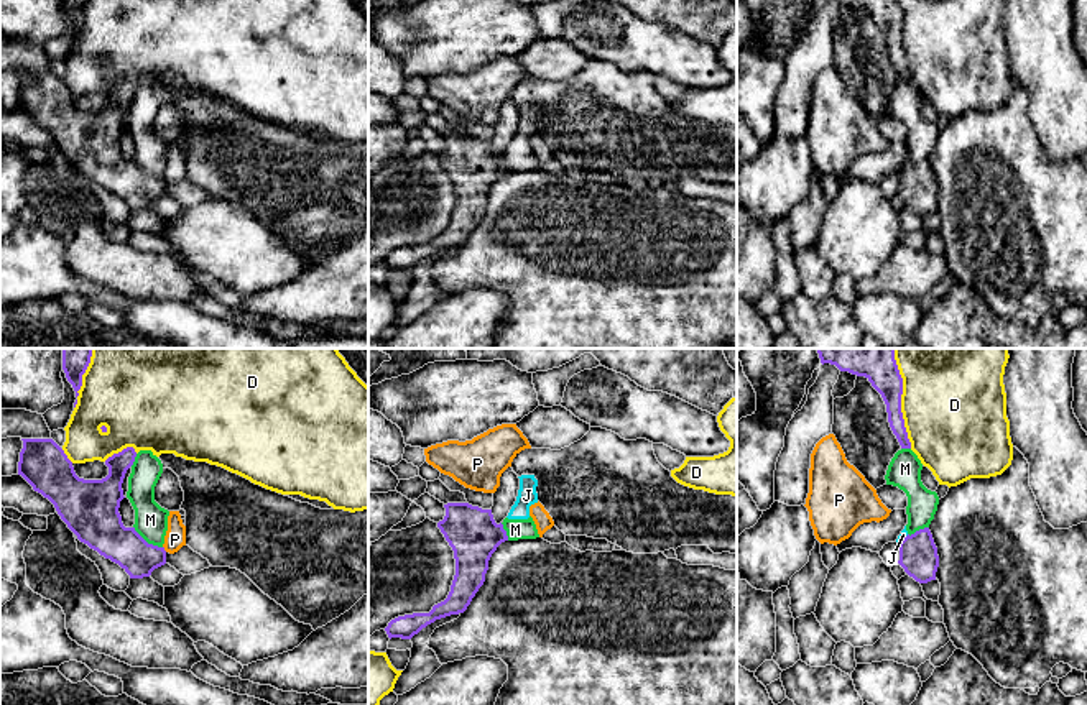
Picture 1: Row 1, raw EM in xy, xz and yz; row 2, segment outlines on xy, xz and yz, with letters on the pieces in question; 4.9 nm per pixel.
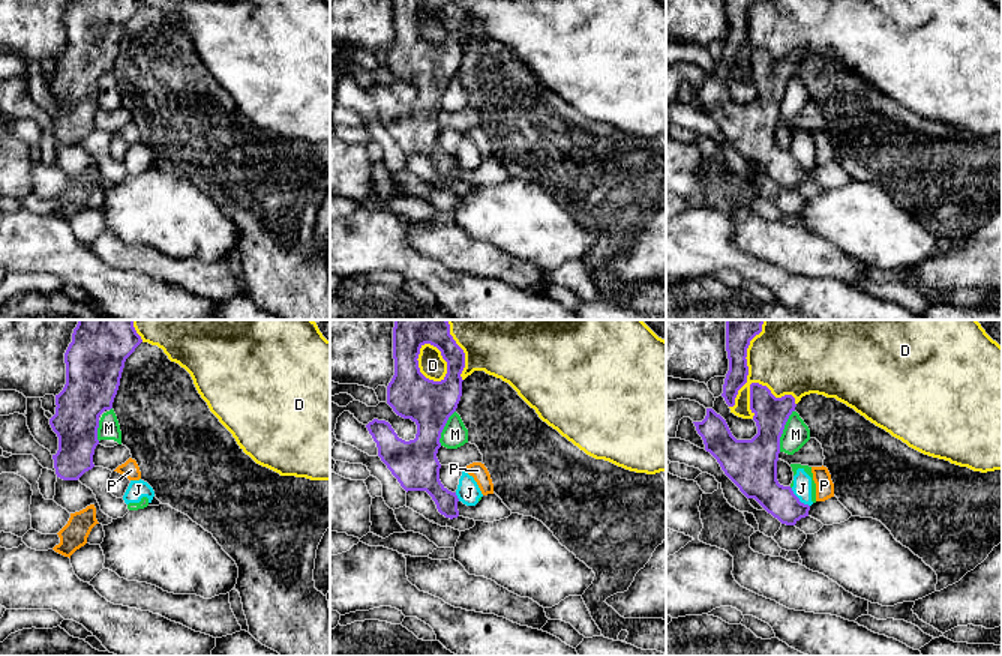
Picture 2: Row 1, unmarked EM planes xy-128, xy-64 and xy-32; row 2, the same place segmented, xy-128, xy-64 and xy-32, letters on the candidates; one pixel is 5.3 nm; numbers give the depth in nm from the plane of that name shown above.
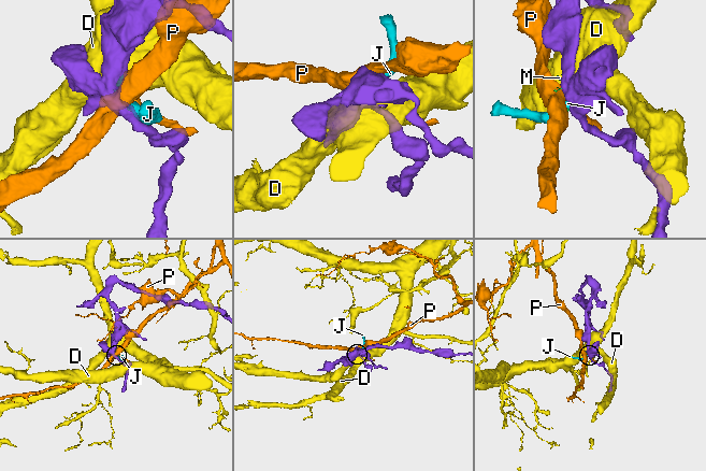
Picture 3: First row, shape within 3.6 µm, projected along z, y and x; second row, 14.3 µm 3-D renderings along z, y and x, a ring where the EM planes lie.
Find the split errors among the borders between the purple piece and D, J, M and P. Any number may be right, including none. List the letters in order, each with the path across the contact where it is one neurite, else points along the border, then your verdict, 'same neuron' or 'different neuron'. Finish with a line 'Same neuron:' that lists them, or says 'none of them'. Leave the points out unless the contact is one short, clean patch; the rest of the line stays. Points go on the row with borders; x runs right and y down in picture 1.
D: different neuron
J: border along yz (908, 534), (898, 543); different neuron
M: border along xy (134, 526), (148, 543), (161, 548); different neuron
P: border along xy (163, 546), (166, 551); different neuron
Same neuron: none of them

